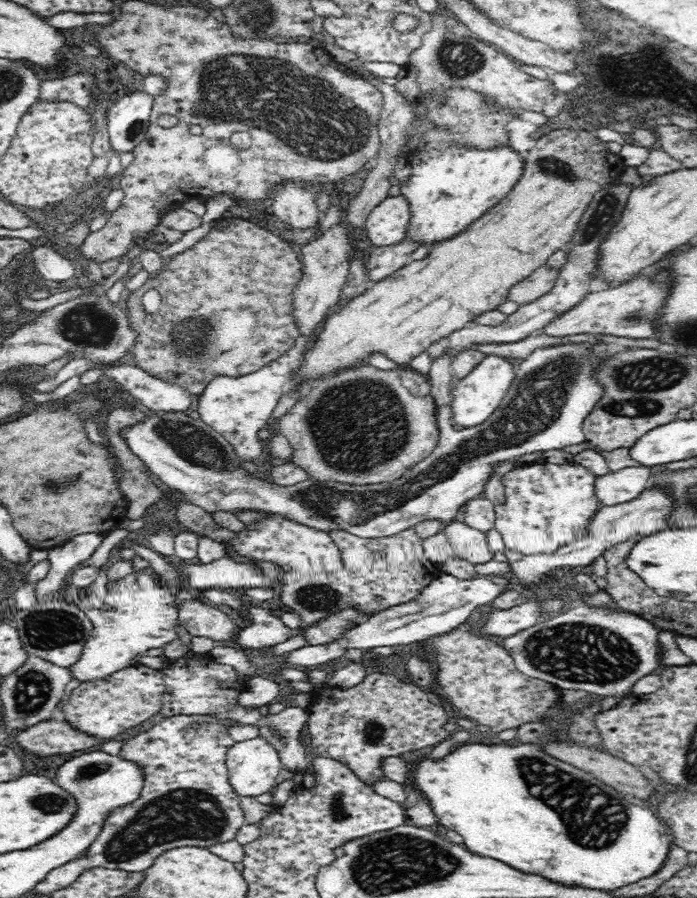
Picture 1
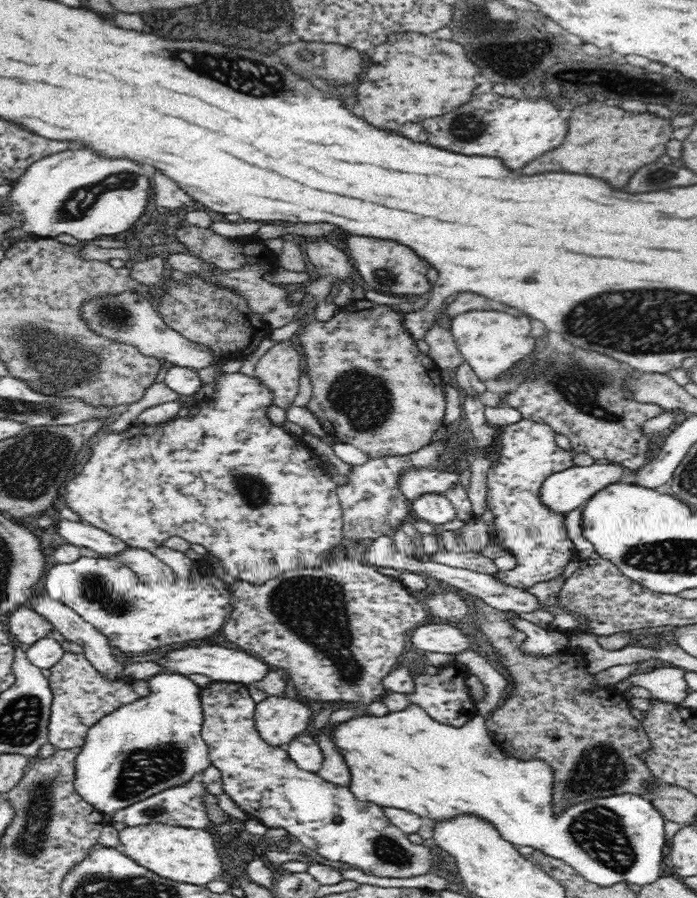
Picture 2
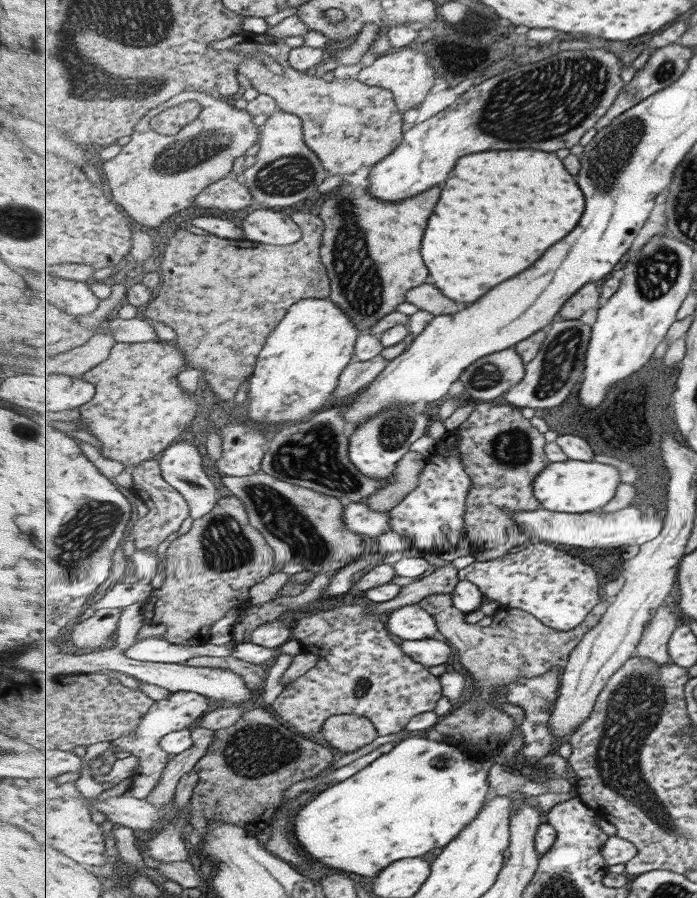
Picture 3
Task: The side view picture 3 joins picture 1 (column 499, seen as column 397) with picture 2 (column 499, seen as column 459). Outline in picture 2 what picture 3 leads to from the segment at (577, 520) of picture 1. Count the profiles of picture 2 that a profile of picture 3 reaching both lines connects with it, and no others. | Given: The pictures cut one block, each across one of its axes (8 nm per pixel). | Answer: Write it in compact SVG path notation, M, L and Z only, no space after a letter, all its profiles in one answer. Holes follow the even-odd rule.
M522 419L513 425L506 425L499 434L499 452L496 462L493 462L488 469L486 480L486 500L488 509L492 513L493 538L495 543L502 542L507 546L506 552L514 556L516 565L512 570L501 570L499 578L505 584L517 589L532 588L536 582L548 582L550 579L559 576L564 567L572 560L576 560L575 545L568 537L565 516L550 510L541 501L541 488L543 482L558 471L573 467L575 462L572 458L572 451L566 451L556 445L554 441L554 429L550 425L537 423L536 421Z

